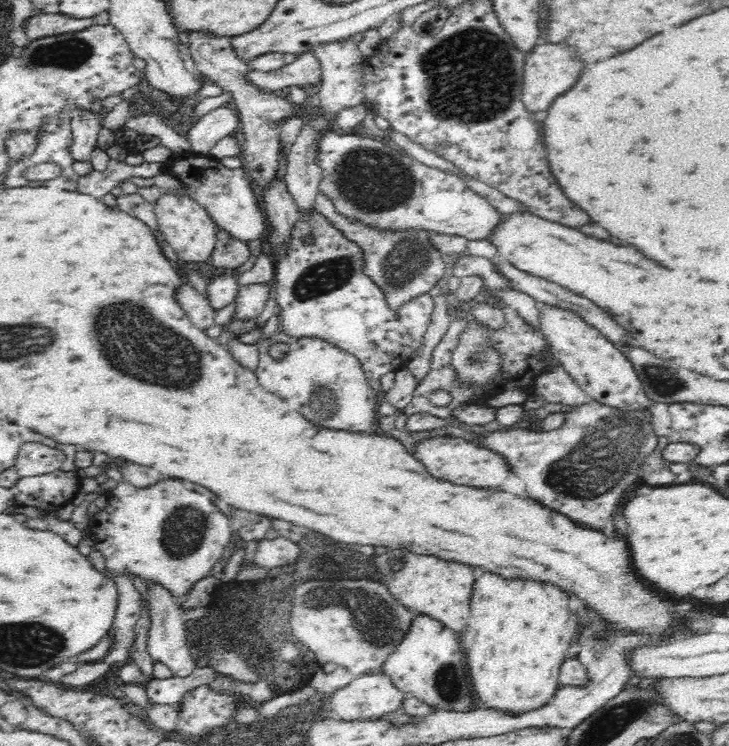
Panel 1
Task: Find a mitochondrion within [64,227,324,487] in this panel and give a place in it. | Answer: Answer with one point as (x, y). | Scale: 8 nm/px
(133, 347)

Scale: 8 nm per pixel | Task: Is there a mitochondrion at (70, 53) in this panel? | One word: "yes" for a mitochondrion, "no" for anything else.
yes

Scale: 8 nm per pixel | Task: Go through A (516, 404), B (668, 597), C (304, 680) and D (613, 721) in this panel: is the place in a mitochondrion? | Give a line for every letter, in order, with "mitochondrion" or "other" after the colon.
A: other
B: other
C: other
D: mitochondrion

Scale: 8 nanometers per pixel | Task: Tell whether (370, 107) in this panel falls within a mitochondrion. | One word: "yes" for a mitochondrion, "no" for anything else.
no

